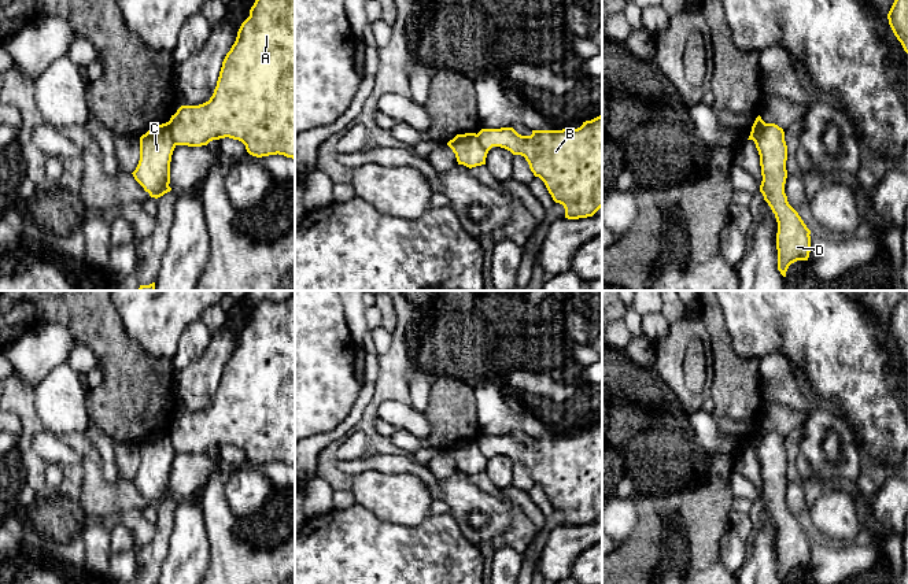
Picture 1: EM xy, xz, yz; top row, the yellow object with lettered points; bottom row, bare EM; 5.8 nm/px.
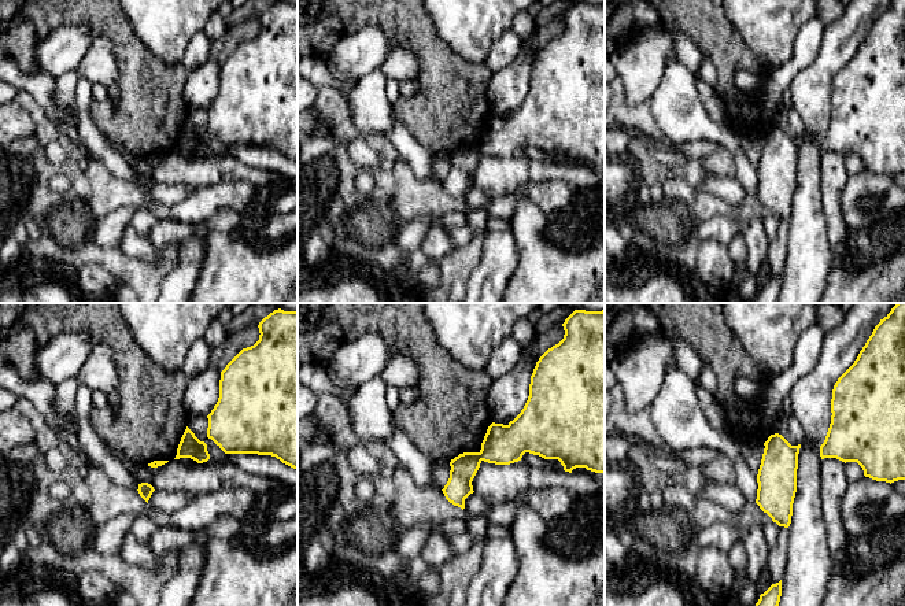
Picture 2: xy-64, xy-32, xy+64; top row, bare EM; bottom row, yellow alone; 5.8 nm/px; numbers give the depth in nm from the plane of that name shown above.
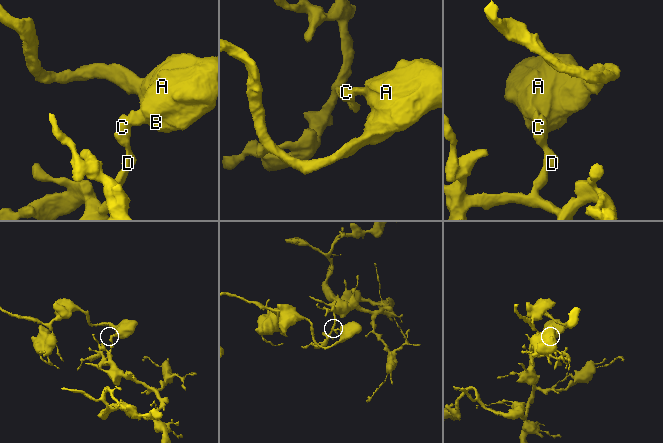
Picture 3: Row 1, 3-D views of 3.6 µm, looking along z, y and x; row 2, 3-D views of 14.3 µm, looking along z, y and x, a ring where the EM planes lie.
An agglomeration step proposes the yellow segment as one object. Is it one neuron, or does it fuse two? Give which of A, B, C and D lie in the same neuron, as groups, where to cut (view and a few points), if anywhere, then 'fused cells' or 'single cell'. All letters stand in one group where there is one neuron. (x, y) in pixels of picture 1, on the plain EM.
A B / C D | xy (168, 429), (172, 446), (177, 451) | fused cells

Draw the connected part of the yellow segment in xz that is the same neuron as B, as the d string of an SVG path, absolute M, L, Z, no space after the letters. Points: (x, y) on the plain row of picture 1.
M602 422L583 429L577 436L532 437L531 443L521 443L513 435L481 436L477 444L487 459L501 454L524 463L553 507L564 513L565 525L593 524L602 514Z

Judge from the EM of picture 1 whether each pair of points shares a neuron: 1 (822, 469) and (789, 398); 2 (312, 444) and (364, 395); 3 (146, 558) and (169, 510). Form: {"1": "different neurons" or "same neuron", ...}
{"1": "same neuron", "2": "same neuron", "3": "same neuron"}

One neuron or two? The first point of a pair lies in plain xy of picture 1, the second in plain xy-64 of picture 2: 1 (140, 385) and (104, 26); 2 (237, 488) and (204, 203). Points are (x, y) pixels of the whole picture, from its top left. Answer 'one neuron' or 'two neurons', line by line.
1: one neuron
2: one neuron

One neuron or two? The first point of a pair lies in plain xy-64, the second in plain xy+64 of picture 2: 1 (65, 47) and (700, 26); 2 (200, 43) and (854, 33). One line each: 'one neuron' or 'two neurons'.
1: two neurons
2: two neurons

